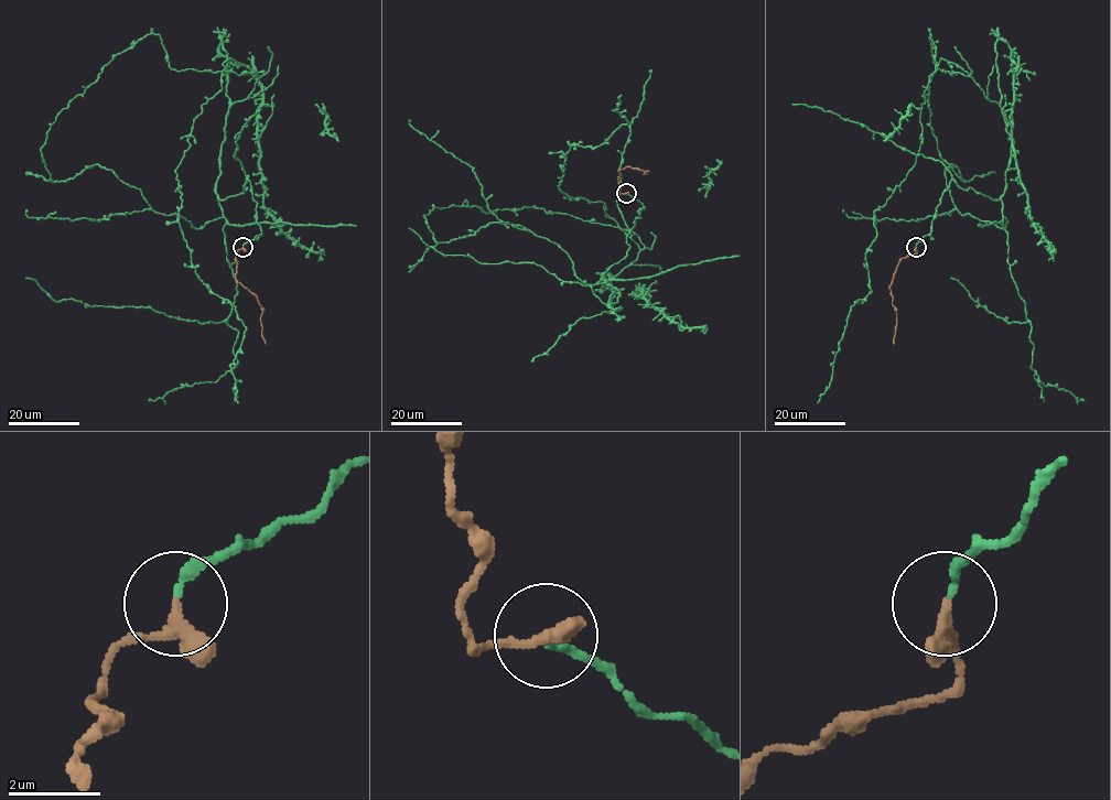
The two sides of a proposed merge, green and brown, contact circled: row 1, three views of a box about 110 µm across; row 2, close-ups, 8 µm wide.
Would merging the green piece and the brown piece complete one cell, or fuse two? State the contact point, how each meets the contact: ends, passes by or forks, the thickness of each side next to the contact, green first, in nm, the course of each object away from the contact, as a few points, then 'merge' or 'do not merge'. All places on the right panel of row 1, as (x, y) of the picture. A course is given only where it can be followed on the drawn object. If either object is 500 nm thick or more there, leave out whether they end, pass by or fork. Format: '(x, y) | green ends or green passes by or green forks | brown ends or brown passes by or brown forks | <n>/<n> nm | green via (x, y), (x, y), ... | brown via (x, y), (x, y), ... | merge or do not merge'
(916, 247) | green ends | brown passes by | 180/240 nm | green via (916, 246), (952, 180), (993, 200), (1011, 159), (1002, 110), (936, 71), (930, 33), (953, 203) | brown via (916, 246), (916, 253), (901, 259), (888, 285), (897, 321), (893, 344) | merge

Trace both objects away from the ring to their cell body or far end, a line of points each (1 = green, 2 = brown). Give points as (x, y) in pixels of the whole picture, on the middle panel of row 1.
1: (625, 193), (644, 207), (604, 289), (644, 248), (629, 229), (423, 216), (438, 242), (530, 230)
2: (625, 193), (619, 193), (619, 170), (629, 166), (642, 169), (644, 174), (648, 171)

